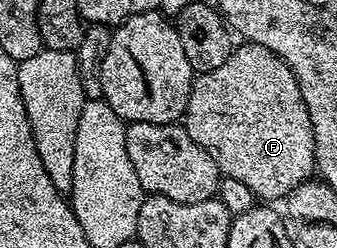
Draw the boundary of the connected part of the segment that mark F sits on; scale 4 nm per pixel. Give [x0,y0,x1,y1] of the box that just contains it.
[181,41,317,203]

